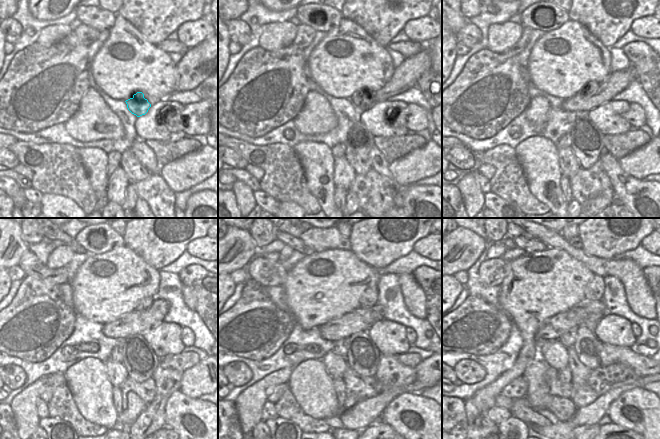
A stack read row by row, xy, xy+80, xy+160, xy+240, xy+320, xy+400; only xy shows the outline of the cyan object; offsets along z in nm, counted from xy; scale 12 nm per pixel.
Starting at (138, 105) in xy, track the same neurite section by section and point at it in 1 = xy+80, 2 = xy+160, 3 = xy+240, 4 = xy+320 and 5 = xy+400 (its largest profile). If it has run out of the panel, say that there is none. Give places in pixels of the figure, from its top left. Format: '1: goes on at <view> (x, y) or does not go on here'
1: goes on at xy+80 (363, 99)
2: goes on at xy+160 (590, 88)
3: goes on at xy+240 (145, 303)
4: goes on at xy+320 (370, 296)
5: goes on at xy+400 (594, 291)

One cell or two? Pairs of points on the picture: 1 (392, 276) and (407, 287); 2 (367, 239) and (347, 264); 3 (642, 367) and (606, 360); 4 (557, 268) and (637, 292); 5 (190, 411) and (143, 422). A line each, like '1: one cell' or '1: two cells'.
1: two cells
2: two cells
3: one cell
4: two cells
5: two cells

